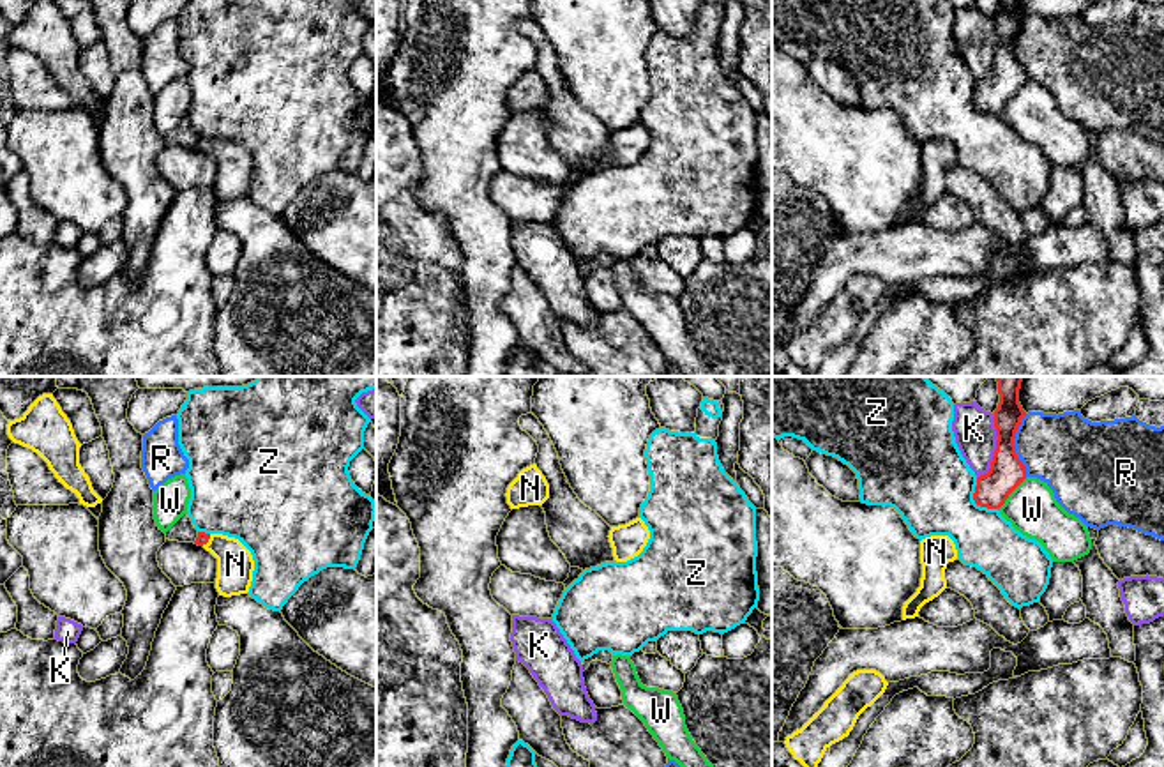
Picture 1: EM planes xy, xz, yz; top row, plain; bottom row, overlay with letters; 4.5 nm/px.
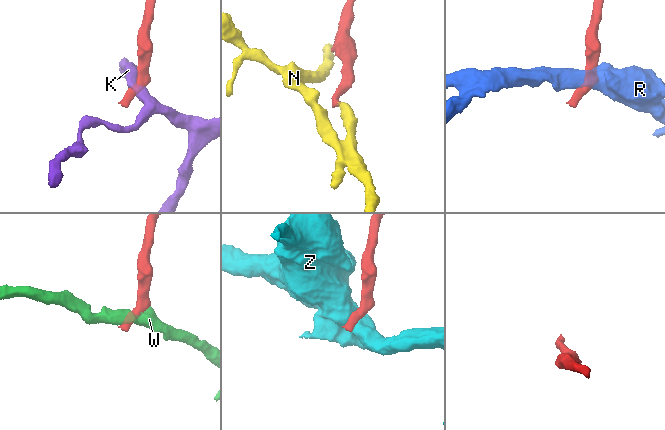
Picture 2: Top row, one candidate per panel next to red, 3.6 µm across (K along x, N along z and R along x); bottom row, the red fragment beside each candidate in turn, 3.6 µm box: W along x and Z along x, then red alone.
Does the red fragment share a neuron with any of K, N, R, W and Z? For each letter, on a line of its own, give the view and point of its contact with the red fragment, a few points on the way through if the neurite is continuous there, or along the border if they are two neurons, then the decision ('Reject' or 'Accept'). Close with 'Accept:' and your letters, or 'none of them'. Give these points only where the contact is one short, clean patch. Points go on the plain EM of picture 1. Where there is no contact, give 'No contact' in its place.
K: Touches red at yz (997, 52). Boundary: yz (995, 18), (997, 53), (991, 71), (977, 82). Reject
N: Touches red at xy (207, 145). Path across: xy (202, 142), (207, 145), (235, 168). Accept
R: Touches red at yz (1014, 50). Boundary: yz (1027, 18), (1014, 43), (1014, 57), (1025, 71), (1025, 80). Reject
W: Touches red at yz (1011, 96). Reject
Z: Touches red at yz (974, 103). Reject
Accept: N

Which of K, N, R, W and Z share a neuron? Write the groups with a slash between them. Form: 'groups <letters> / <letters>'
groups K / N / R / W / Z

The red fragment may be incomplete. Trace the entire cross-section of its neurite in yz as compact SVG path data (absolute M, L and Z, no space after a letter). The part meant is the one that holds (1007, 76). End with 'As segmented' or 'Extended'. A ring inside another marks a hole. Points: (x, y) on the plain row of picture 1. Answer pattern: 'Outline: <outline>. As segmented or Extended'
Outline: M1000 0L994 14L996 55L987 78L977 81L973 104L980 111L1000 113L1026 83L1026 71L1016 58L1016 35L1026 19L1019 0Z. As segmented

